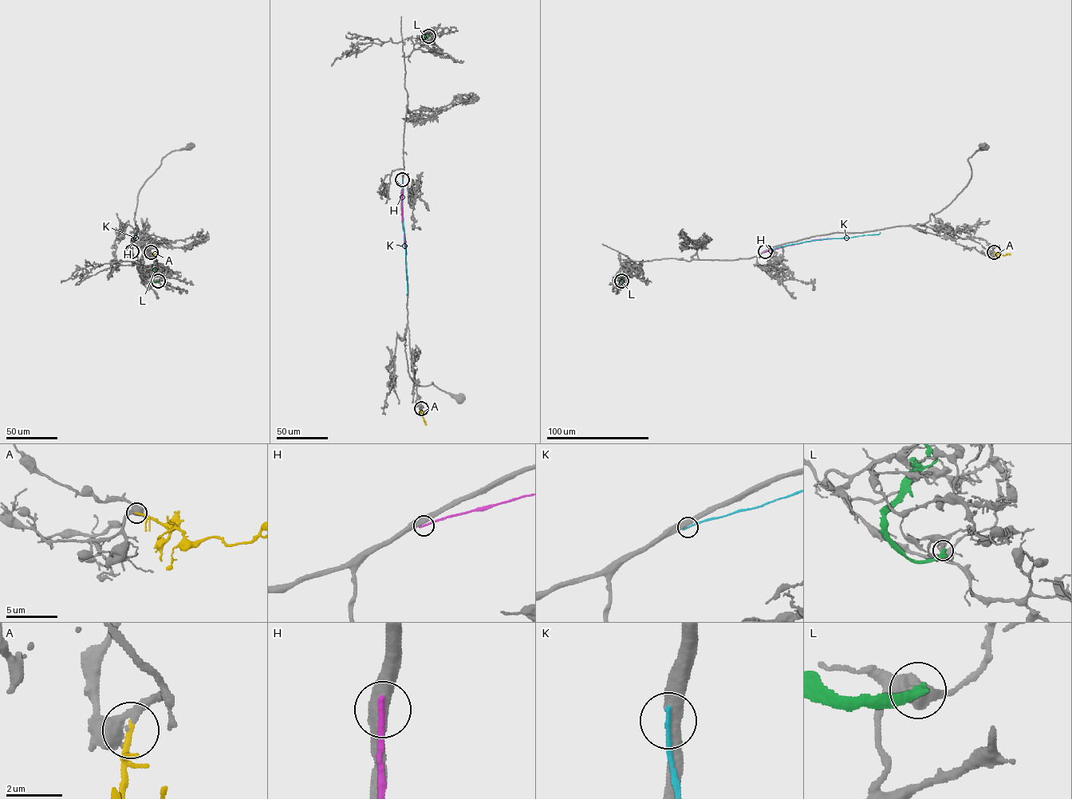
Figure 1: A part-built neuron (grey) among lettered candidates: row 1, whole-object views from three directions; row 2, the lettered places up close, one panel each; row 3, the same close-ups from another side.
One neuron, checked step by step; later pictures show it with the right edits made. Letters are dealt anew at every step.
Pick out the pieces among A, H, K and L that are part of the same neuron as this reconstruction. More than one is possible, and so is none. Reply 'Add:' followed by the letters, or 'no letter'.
Add: A

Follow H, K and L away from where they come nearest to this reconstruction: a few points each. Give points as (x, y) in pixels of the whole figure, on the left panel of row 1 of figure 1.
H: (132, 252), (134, 238)
K: (132, 251), (136, 232)
L: (158, 281), (155, 282), (152, 279), (156, 272), (155, 269)

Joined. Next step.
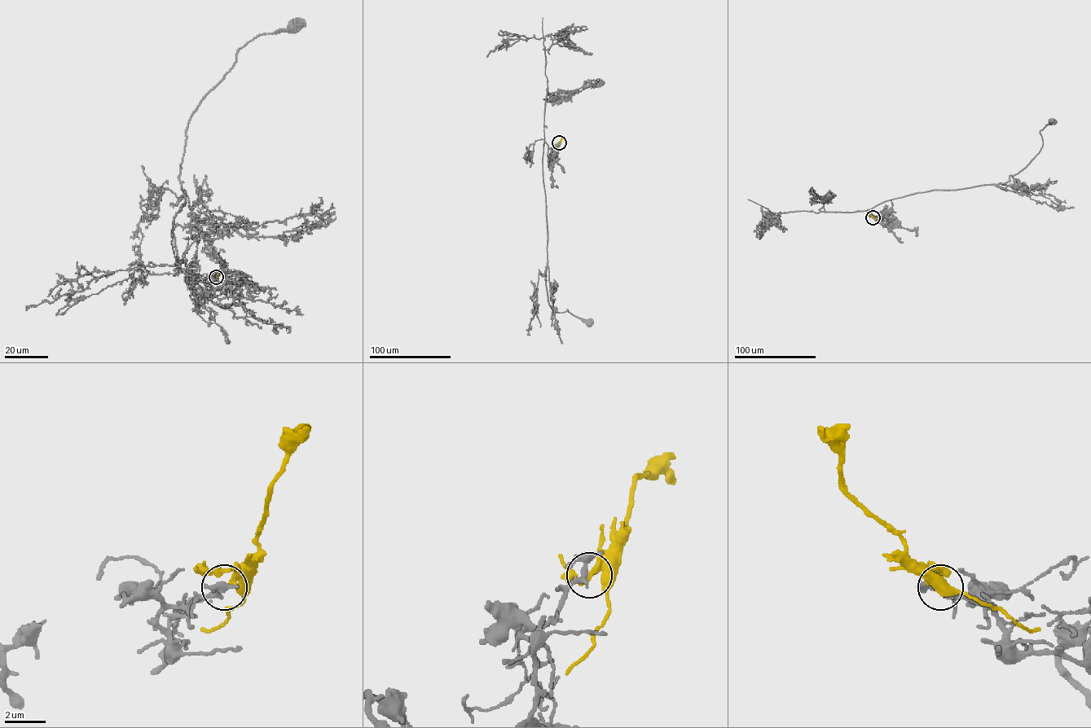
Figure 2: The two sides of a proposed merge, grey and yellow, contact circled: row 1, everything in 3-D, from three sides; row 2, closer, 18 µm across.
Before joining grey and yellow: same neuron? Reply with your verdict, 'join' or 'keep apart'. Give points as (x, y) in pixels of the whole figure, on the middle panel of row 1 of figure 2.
join

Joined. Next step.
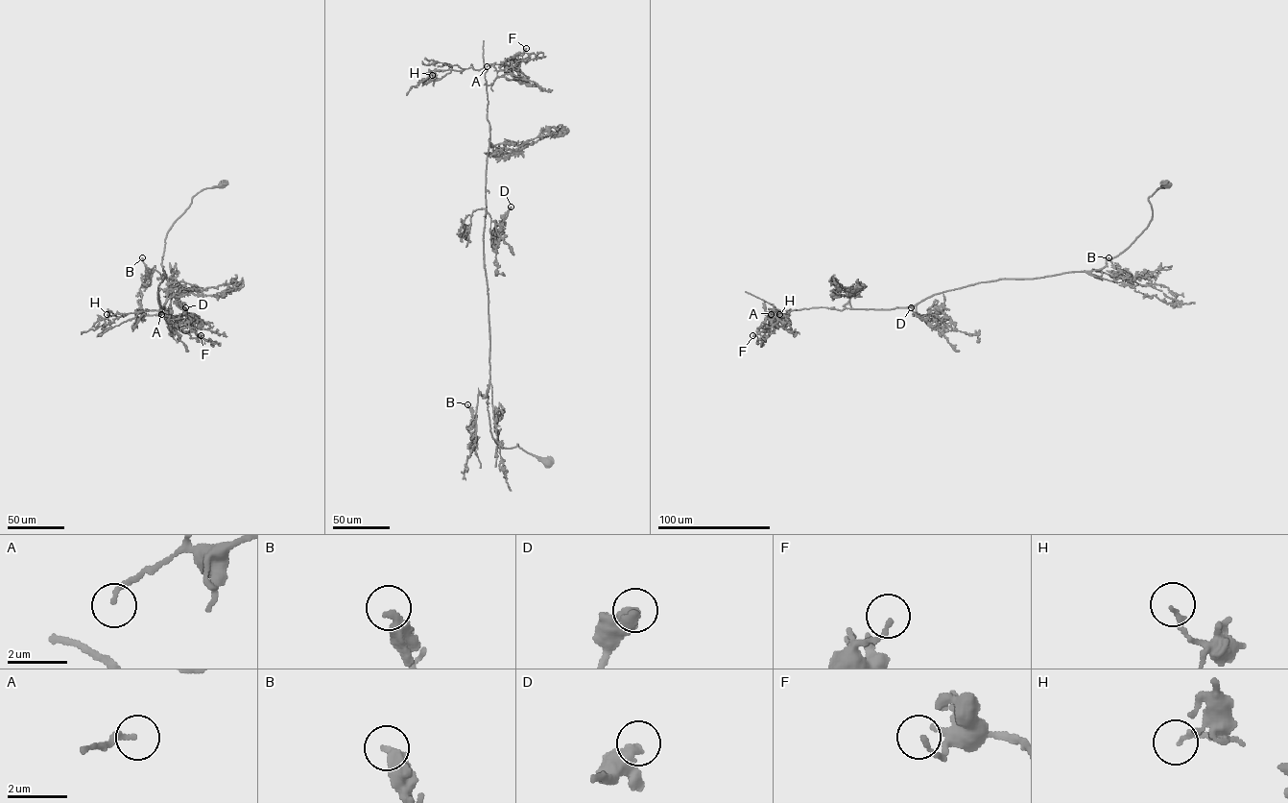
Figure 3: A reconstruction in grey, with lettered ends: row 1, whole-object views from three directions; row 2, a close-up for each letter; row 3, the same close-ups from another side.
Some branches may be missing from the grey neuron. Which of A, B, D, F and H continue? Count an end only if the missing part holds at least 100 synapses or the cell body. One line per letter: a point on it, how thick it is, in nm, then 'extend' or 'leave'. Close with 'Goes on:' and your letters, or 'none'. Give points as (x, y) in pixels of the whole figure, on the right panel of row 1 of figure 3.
A: place (771, 314); calibre 160 nm; leave
B: place (1109, 257); calibre 400 nm; leave
D: place (911, 307); calibre 360 nm; leave
F: place (752, 335); calibre 160 nm; leave
H: place (779, 314); calibre 150 nm; leave
Goes on: none

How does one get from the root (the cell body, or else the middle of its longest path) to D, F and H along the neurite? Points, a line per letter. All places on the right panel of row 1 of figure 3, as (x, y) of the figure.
D: (1167, 184), (1148, 198), (1153, 218), (1146, 229), (1100, 269), (935, 294), (916, 305), (928, 325), (911, 307)
F: (1167, 184), (1148, 198), (1146, 229), (1100, 269), (979, 282), (905, 307), (791, 310), (767, 337), (752, 335)
H: (1167, 184), (1148, 198), (1153, 218), (1146, 229), (1100, 269), (979, 282), (905, 307), (772, 310), (779, 314)

